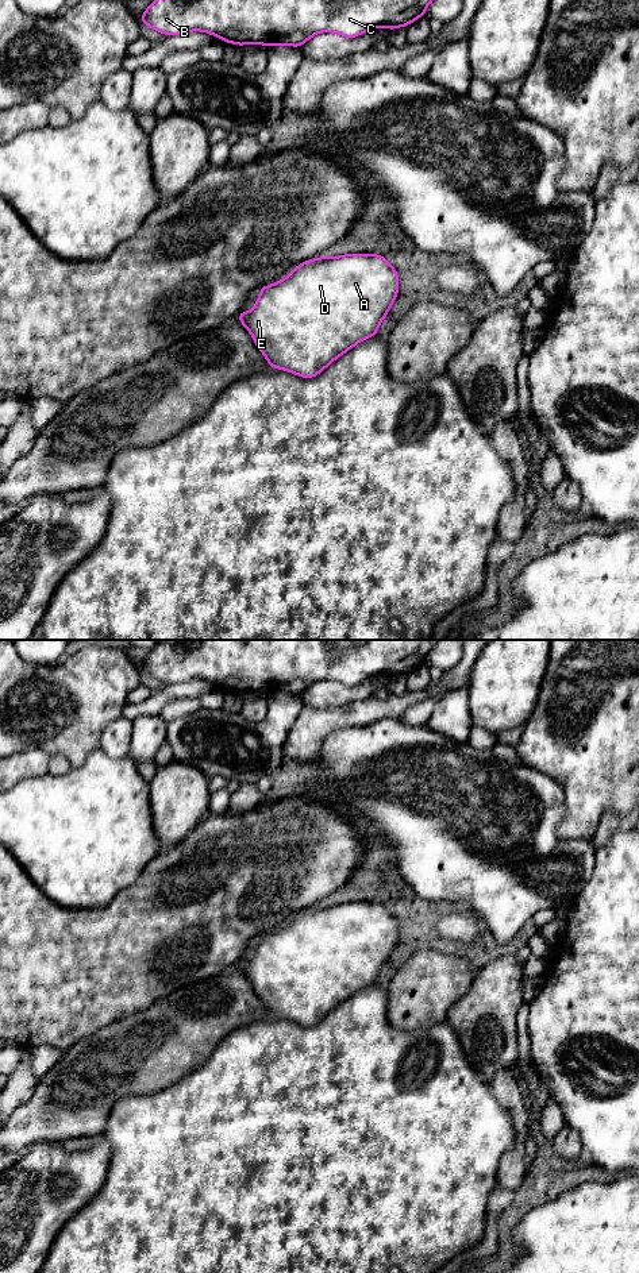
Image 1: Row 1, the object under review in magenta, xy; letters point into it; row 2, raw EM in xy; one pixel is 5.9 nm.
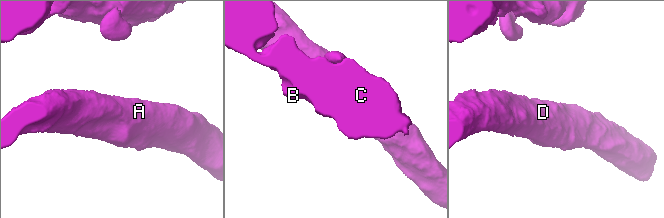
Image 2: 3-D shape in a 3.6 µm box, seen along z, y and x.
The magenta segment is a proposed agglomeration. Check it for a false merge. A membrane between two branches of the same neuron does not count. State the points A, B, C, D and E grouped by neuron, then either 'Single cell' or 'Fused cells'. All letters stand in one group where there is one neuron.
Groups: A B C D E. Single cell

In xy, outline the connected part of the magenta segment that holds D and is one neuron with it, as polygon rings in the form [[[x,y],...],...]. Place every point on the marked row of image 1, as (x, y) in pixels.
[[[344,254],[332,258],[313,258],[296,266],[284,279],[259,288],[259,297],[250,312],[238,315],[238,320],[251,333],[255,346],[265,355],[267,363],[273,369],[293,373],[301,378],[313,378],[328,367],[336,358],[351,350],[355,344],[374,335],[378,335],[380,323],[386,317],[399,293],[399,275],[396,269],[386,261],[385,256],[377,254]]]

